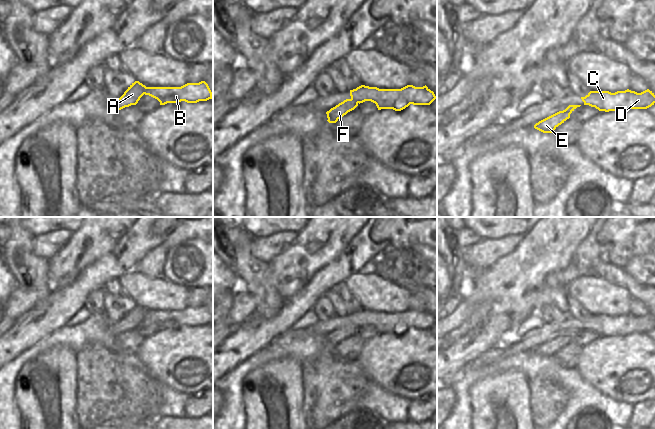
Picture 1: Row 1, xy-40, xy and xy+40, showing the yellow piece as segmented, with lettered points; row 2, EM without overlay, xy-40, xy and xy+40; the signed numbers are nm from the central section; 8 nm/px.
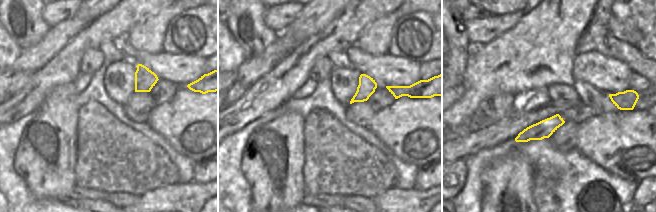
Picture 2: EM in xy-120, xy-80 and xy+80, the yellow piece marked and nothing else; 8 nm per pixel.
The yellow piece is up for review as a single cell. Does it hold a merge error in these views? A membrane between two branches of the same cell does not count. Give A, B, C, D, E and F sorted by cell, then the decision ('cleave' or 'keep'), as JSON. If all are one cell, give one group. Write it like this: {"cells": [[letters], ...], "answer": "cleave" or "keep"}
{"cells": [["A", "E", "F"], ["B", "C", "D"]], "answer": "cleave"}

